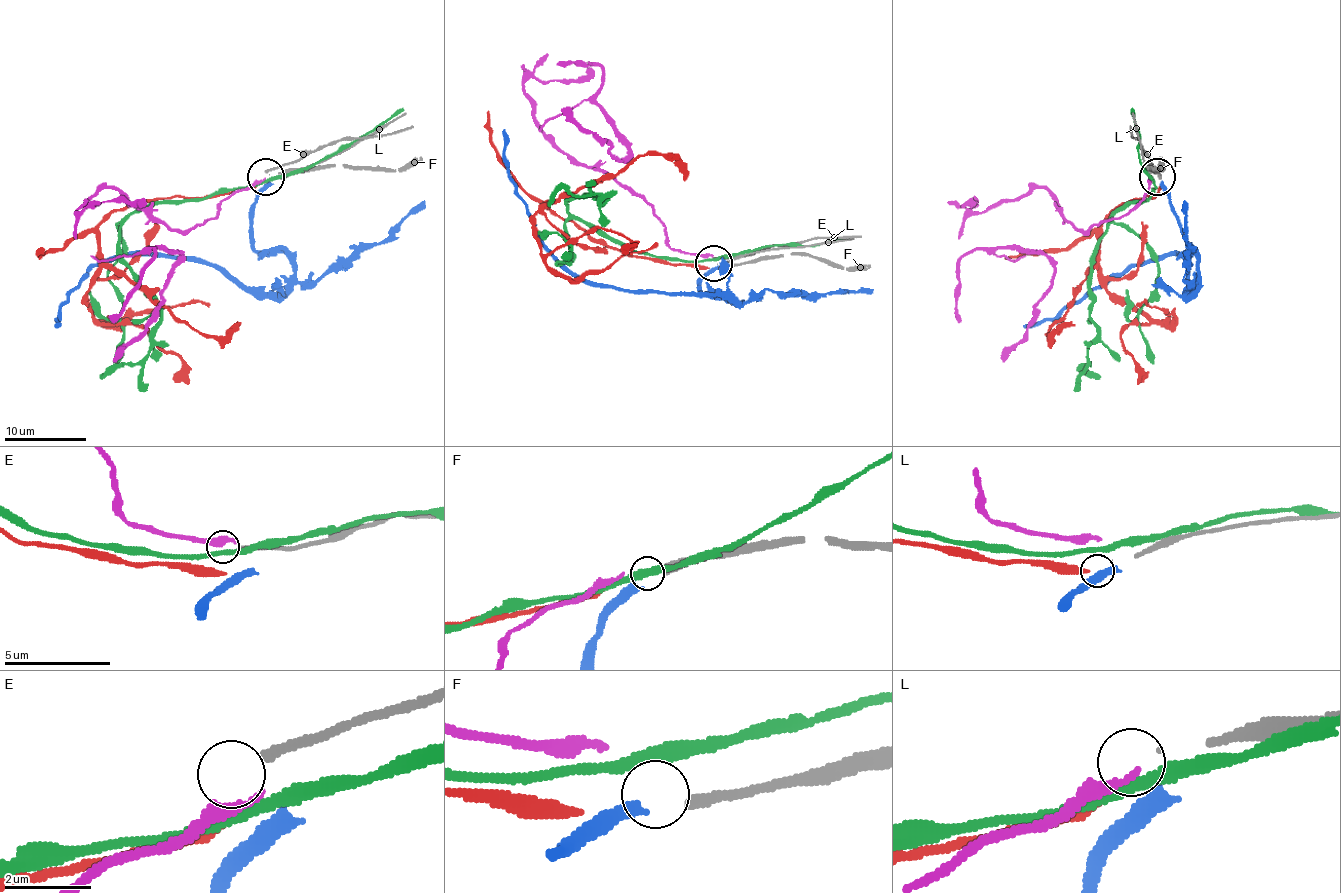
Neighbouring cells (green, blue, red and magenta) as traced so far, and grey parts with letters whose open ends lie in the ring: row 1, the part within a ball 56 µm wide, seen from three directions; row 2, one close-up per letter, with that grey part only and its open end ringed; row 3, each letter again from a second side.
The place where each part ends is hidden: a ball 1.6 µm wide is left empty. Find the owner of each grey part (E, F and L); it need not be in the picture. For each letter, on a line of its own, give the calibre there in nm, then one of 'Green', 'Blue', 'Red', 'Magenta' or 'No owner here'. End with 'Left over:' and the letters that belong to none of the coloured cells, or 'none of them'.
E: Thickness 240 nm. No owner here
F: Thickness 320 nm. Blue
L: Thickness 30 nm. Red
Left over: E

